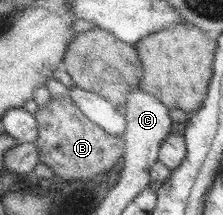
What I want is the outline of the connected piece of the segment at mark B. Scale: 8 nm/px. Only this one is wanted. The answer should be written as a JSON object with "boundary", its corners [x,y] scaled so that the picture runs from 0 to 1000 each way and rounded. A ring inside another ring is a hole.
{"boundary":[[[287,433],[278,456],[229,456],[215,479],[170,502],[152,535],[166,572],[166,633],[152,674],[166,684],[170,749],[197,758],[247,819],[283,837],[390,837],[422,823],[435,805],[484,795],[529,735],[552,721],[561,674],[538,628],[484,628],[462,600],[448,600],[404,553],[377,544],[377,530],[345,502],[318,451]]]}

